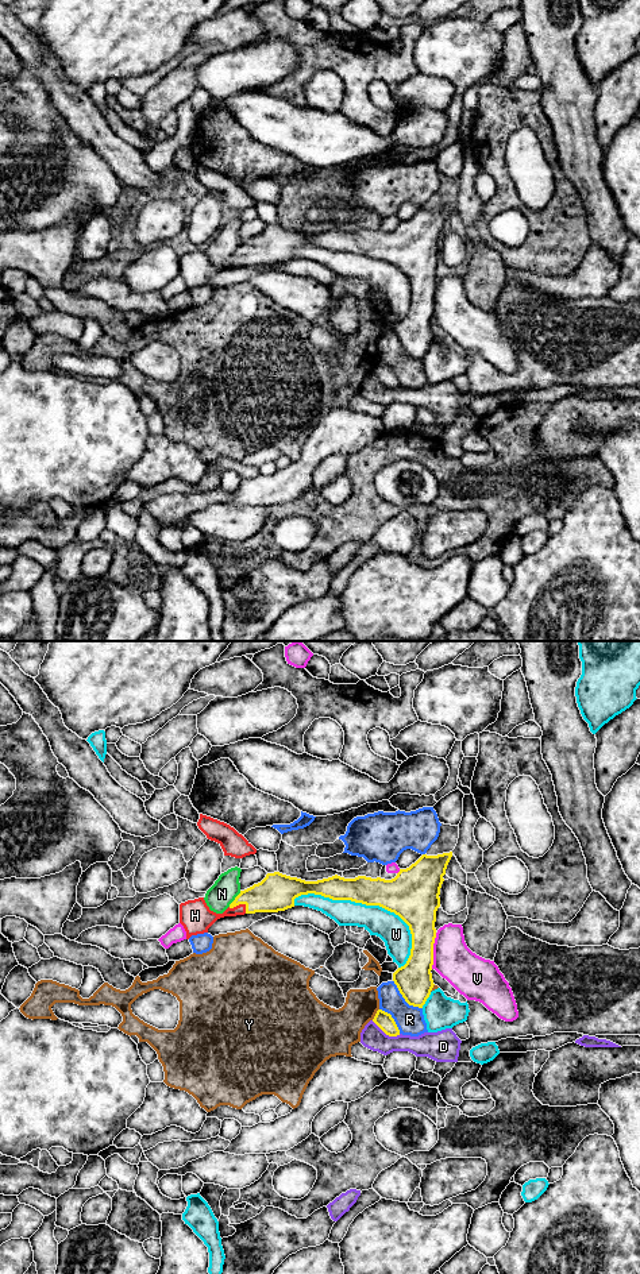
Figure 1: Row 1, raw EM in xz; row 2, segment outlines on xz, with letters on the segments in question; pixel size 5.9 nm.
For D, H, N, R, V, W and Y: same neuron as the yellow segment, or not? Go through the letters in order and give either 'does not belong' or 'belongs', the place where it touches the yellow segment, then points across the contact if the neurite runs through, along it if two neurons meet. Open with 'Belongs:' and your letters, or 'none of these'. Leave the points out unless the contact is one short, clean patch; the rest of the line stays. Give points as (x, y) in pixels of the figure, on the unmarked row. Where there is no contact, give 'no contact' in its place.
Belongs: H
D: does not belong | xz (386, 386) | along xz (371, 373), (389, 388), (400, 386)
H: belongs | xz (241, 255) | across xz (276, 244), (241, 255), (222, 267), (201, 270)
N: does not belong | xz (235, 251)
R: does not belong | xz (404, 350)
V: does not belong | xz (432, 302)
W: does not belong | xz (369, 257)
Y: does not belong | xz (376, 366)

